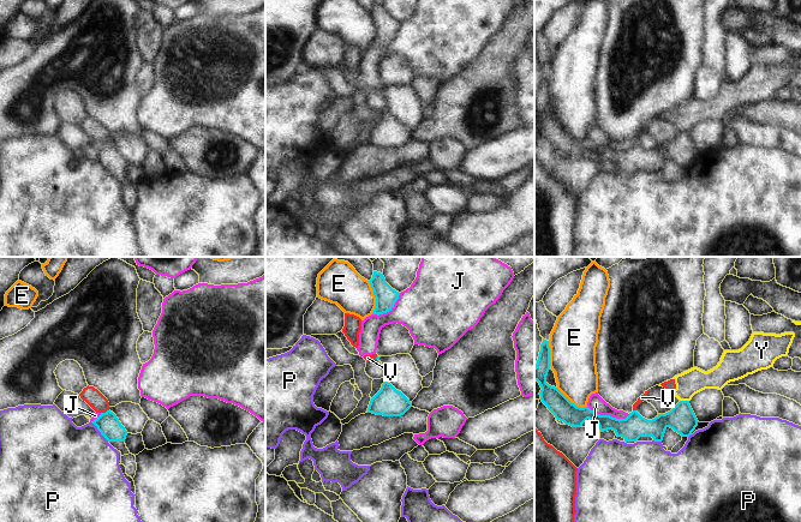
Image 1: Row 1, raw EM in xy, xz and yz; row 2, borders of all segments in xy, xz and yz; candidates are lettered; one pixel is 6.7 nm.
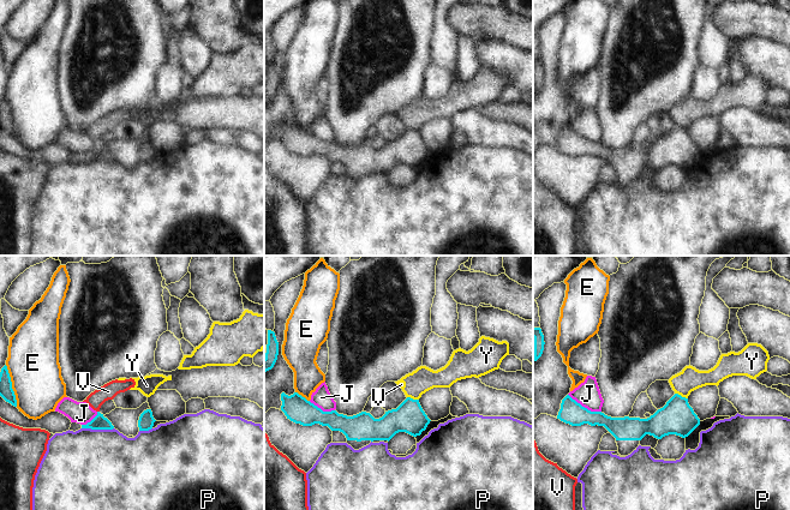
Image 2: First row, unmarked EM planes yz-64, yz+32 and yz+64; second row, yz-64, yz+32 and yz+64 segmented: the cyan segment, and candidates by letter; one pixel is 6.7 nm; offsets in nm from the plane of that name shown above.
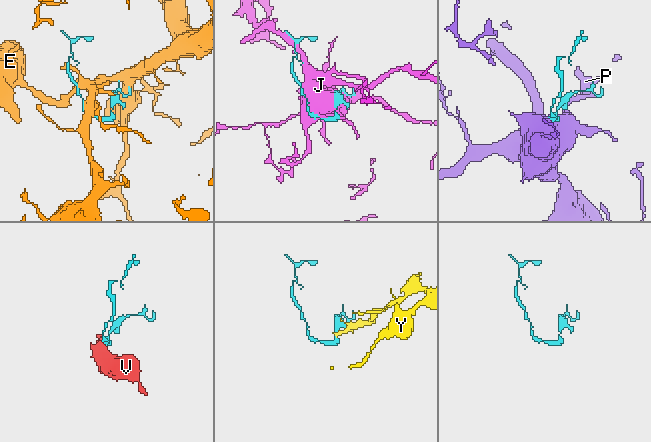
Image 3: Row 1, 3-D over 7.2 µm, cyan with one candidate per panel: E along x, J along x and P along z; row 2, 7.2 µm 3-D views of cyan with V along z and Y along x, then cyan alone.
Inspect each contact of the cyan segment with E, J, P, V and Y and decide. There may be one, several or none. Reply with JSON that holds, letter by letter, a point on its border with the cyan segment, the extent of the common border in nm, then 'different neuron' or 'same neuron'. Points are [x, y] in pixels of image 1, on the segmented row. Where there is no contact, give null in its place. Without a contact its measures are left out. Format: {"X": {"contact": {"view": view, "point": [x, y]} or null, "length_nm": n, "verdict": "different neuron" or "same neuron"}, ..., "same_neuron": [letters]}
{"E": {"contact": {"view": "xz", "point": [375, 296]}, "length_nm": 220, "verdict": "different neuron"}, "J": {"contact": {"view": "yz", "point": [609, 415]}, "length_nm": 300, "verdict": "different neuron"}, "P": {"contact": {"view": "xy", "point": [99, 430]}, "length_nm": 180, "verdict": "different neuron"}, "V": {"contact": {"view": "xy", "point": [106, 412]}, "length_nm": 60, "verdict": "different neuron"}, "Y": {"contact": {"view": "yz", "point": [685, 401]}, "length_nm": 60, "verdict": "different neuron"}, "same_neuron": []}

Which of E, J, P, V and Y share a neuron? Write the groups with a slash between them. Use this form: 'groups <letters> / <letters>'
groups E / J / P / V Y

